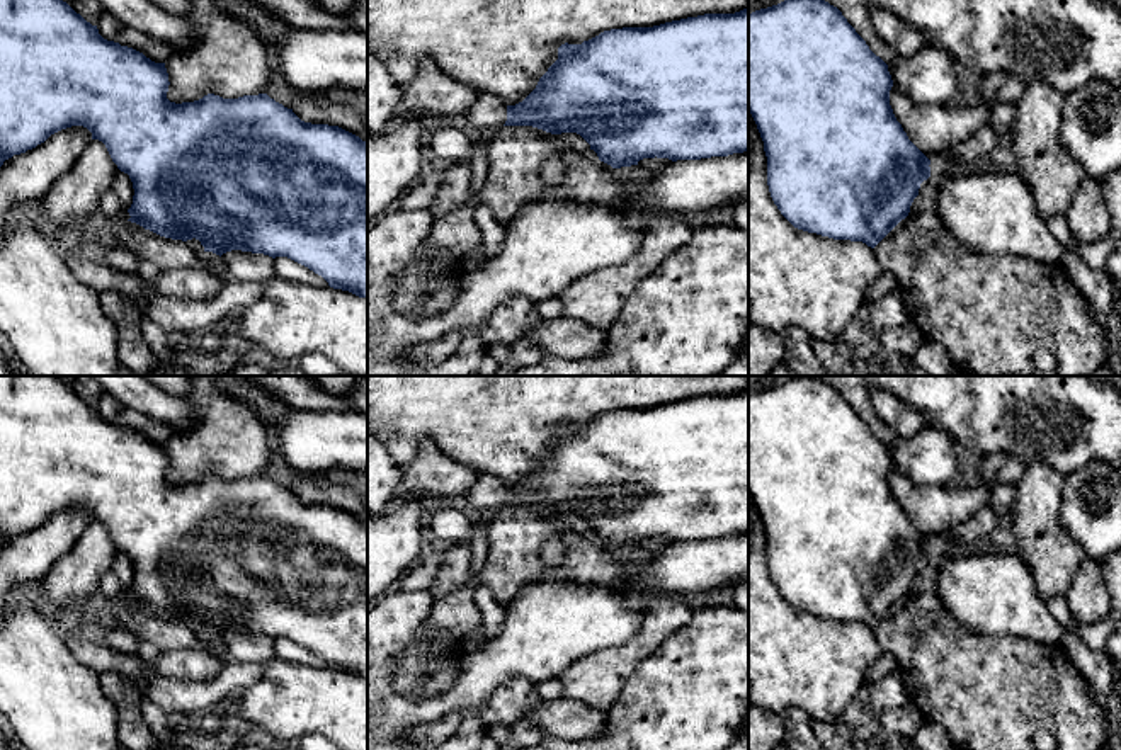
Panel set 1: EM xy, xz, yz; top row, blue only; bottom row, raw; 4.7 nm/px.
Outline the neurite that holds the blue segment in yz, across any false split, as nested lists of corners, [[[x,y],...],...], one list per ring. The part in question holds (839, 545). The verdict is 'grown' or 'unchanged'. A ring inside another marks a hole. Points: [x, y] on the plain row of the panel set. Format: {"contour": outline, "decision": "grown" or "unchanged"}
{"contour": [[[817,376],[748,395],[748,493],[767,537],[767,566],[798,611],[874,629],[910,594],[930,541],[908,520],[890,486],[888,446]]], "decision": "unchanged"}

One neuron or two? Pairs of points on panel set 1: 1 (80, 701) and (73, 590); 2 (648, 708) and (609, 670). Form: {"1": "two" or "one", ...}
{"1": "two", "2": "two"}

